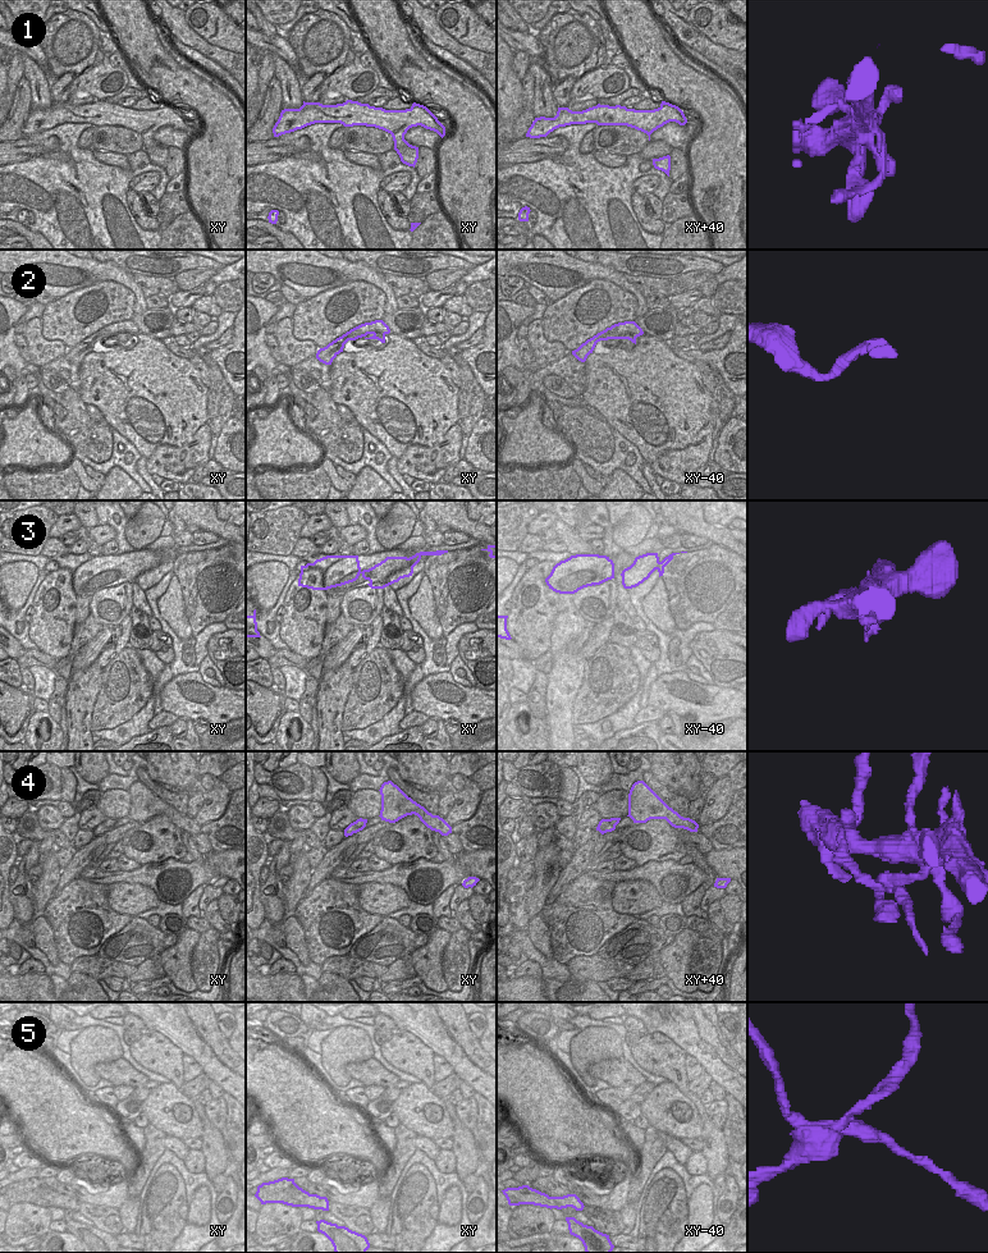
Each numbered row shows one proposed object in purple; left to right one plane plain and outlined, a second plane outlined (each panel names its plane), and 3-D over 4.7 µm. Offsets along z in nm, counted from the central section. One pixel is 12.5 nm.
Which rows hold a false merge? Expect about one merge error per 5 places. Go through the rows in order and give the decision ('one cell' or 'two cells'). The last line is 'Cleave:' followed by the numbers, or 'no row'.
1: one cell
2: one cell
3: one cell
4: two cells
5: two cells
Cleave: 4, 5

